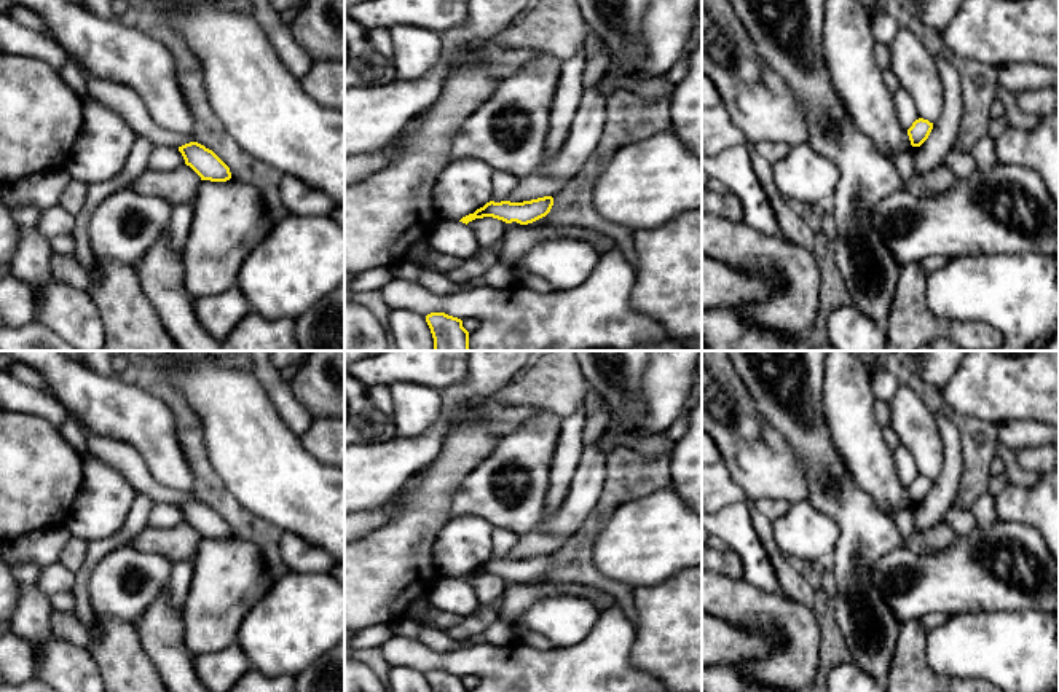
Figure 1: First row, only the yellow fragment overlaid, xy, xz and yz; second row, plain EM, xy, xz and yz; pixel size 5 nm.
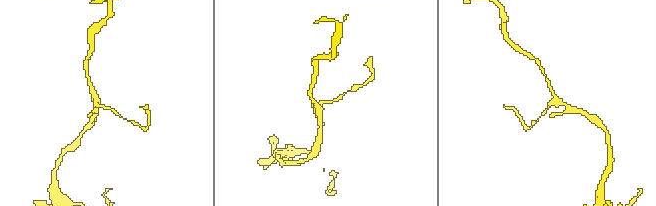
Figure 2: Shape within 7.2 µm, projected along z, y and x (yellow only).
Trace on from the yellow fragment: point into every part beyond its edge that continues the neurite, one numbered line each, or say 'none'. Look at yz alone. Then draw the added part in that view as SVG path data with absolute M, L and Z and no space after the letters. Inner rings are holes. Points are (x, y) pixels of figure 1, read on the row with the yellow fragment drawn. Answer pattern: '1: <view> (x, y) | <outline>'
none

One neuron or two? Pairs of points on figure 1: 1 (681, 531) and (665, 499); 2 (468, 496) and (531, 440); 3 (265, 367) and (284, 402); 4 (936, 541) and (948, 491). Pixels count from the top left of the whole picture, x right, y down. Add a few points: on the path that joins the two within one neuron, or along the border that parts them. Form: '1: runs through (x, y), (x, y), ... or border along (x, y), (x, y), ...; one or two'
1: runs through (673, 523), (665, 515), (665, 507); one
2: runs through (485, 479), (493, 466), (514, 456); one
3: runs through (268, 375), (281, 394); one
4: border along (941, 520), (929, 528), (914, 530); two

